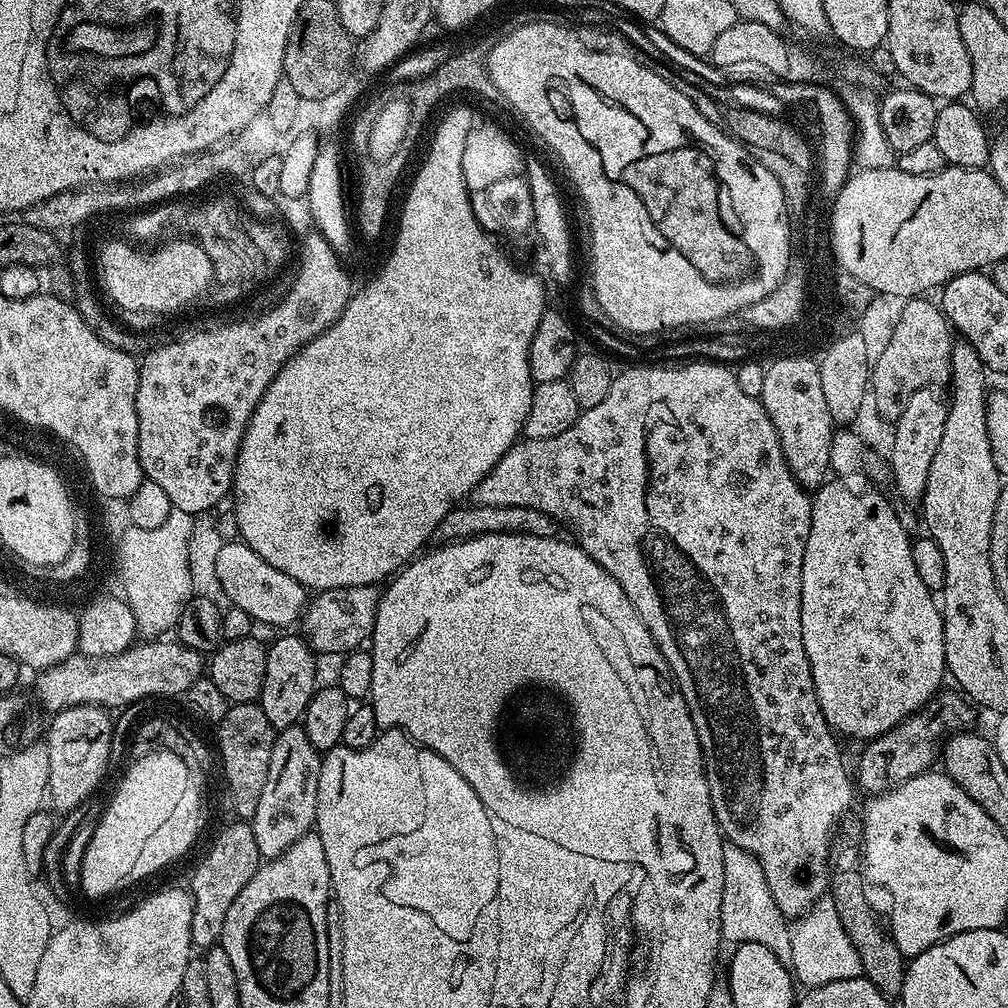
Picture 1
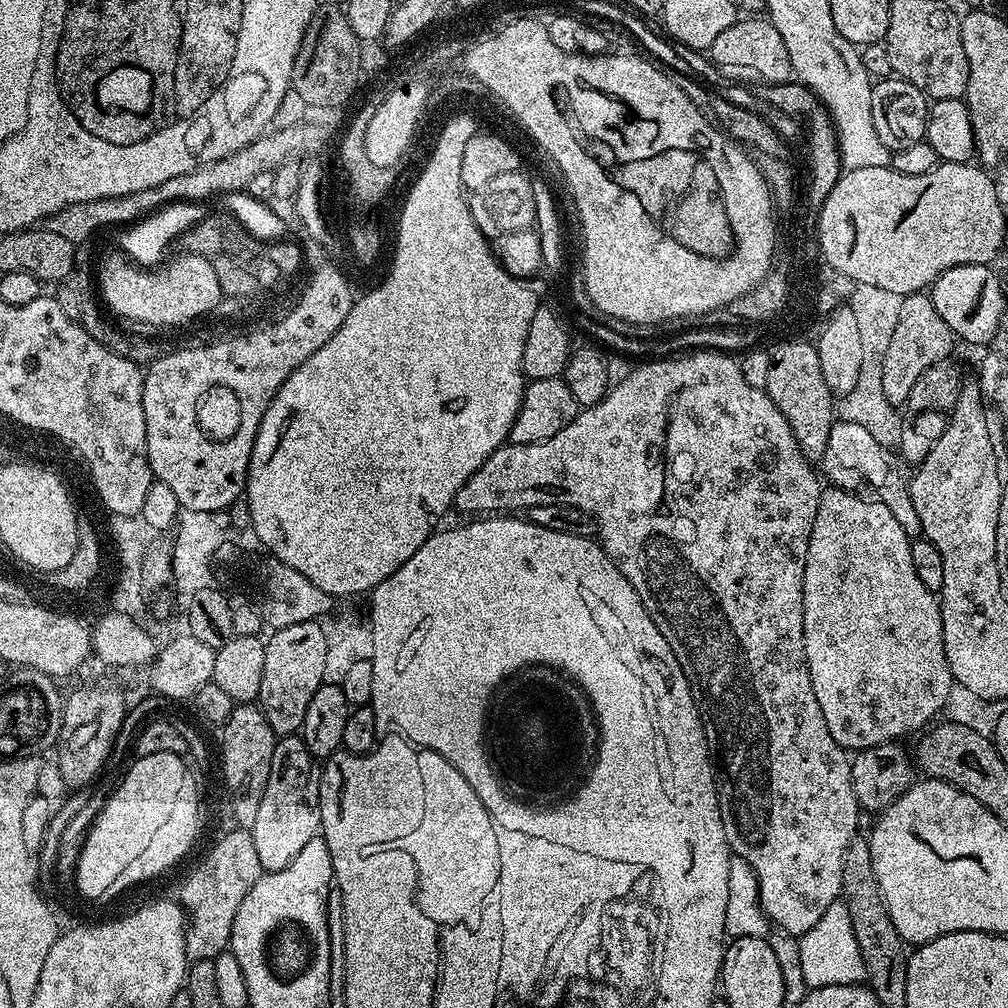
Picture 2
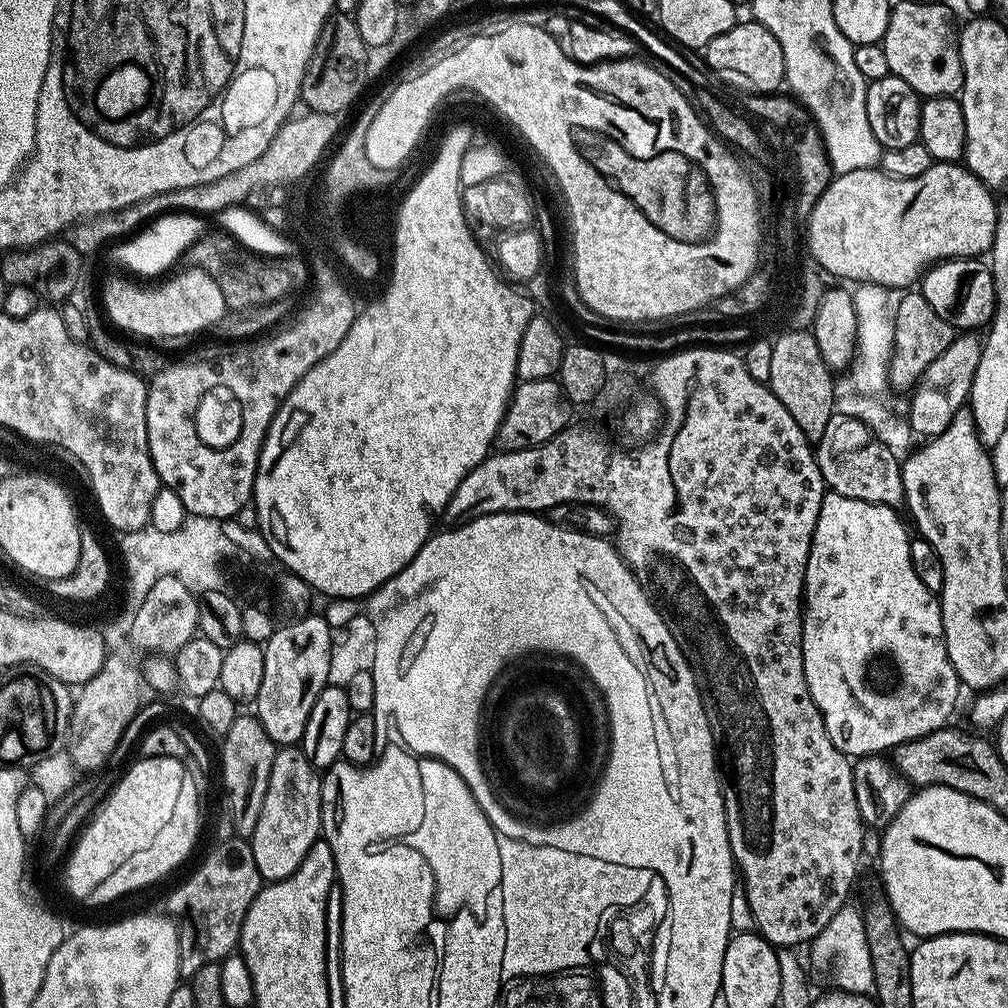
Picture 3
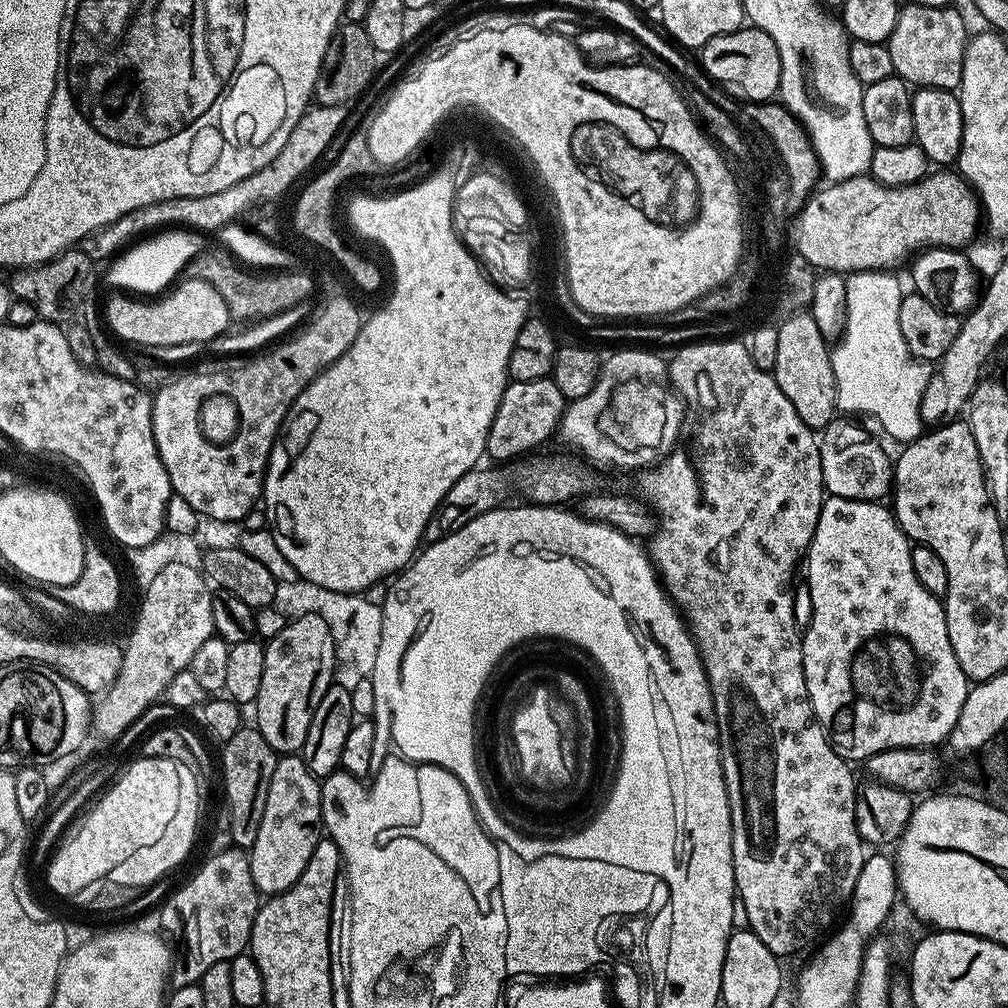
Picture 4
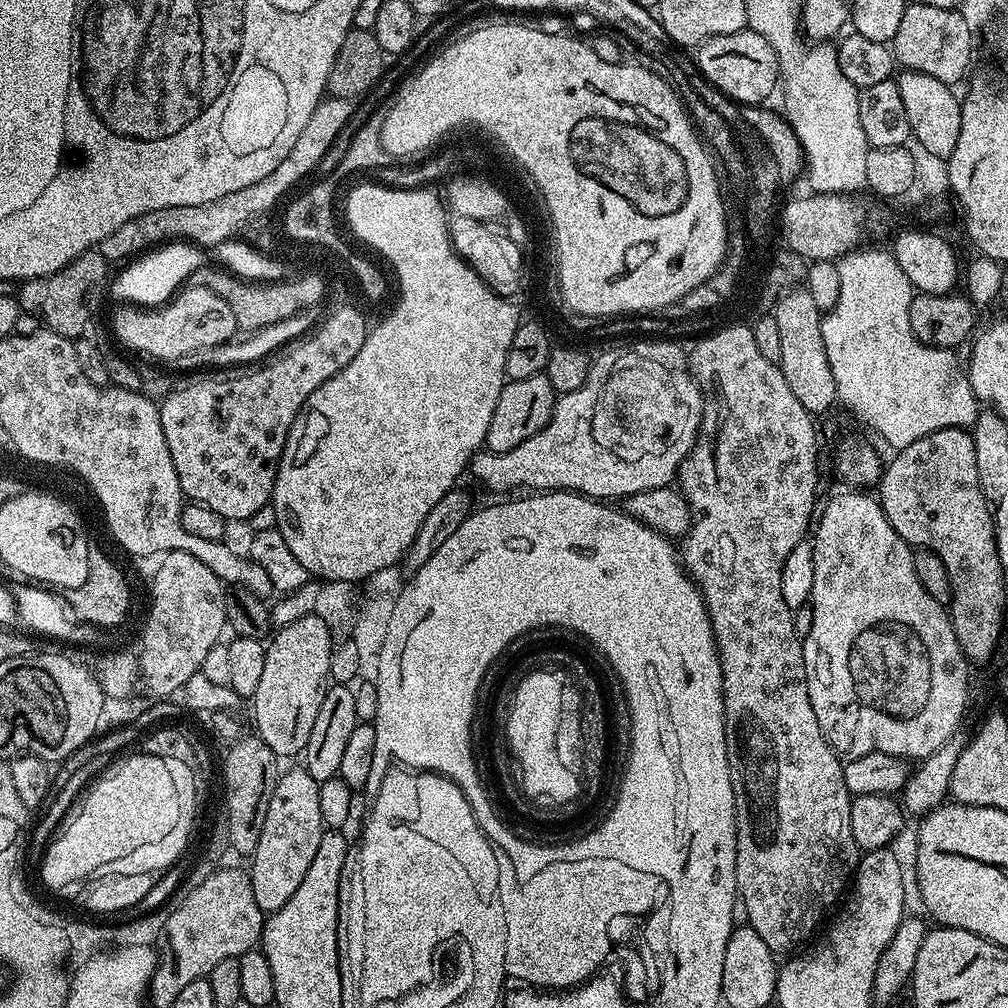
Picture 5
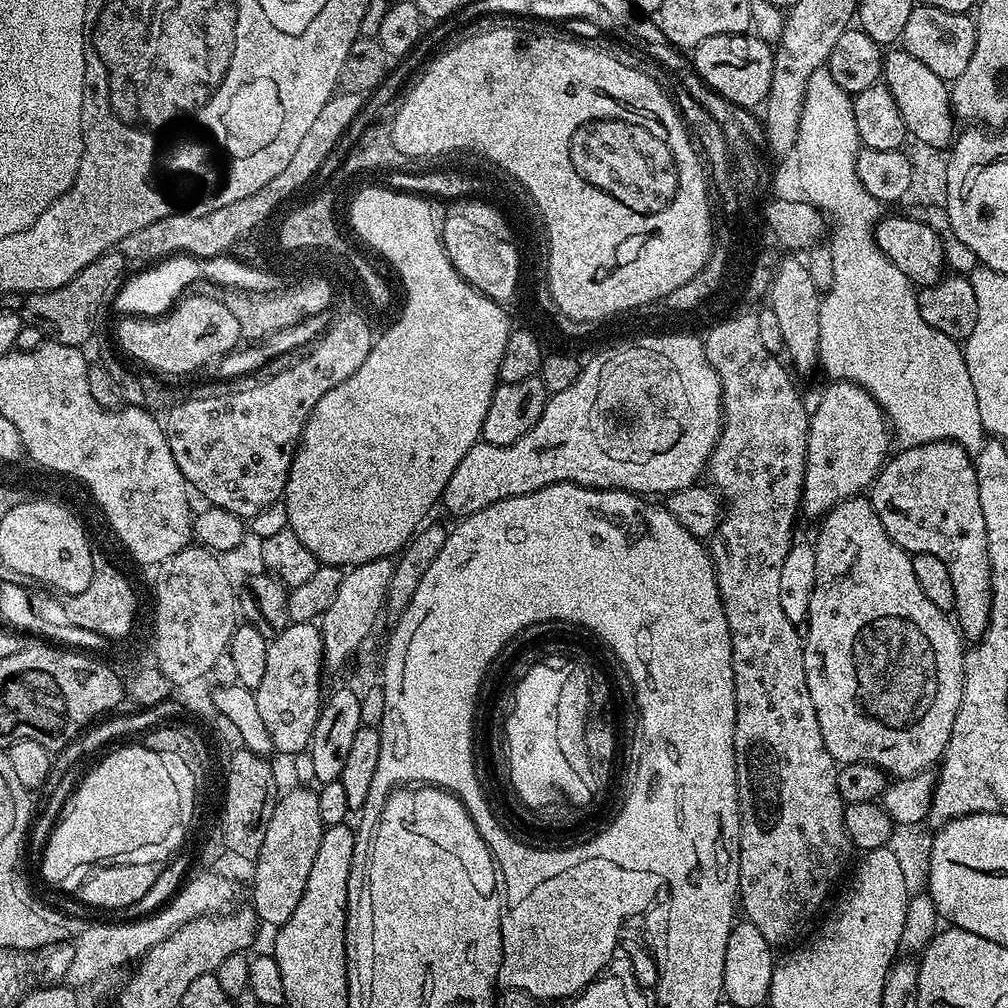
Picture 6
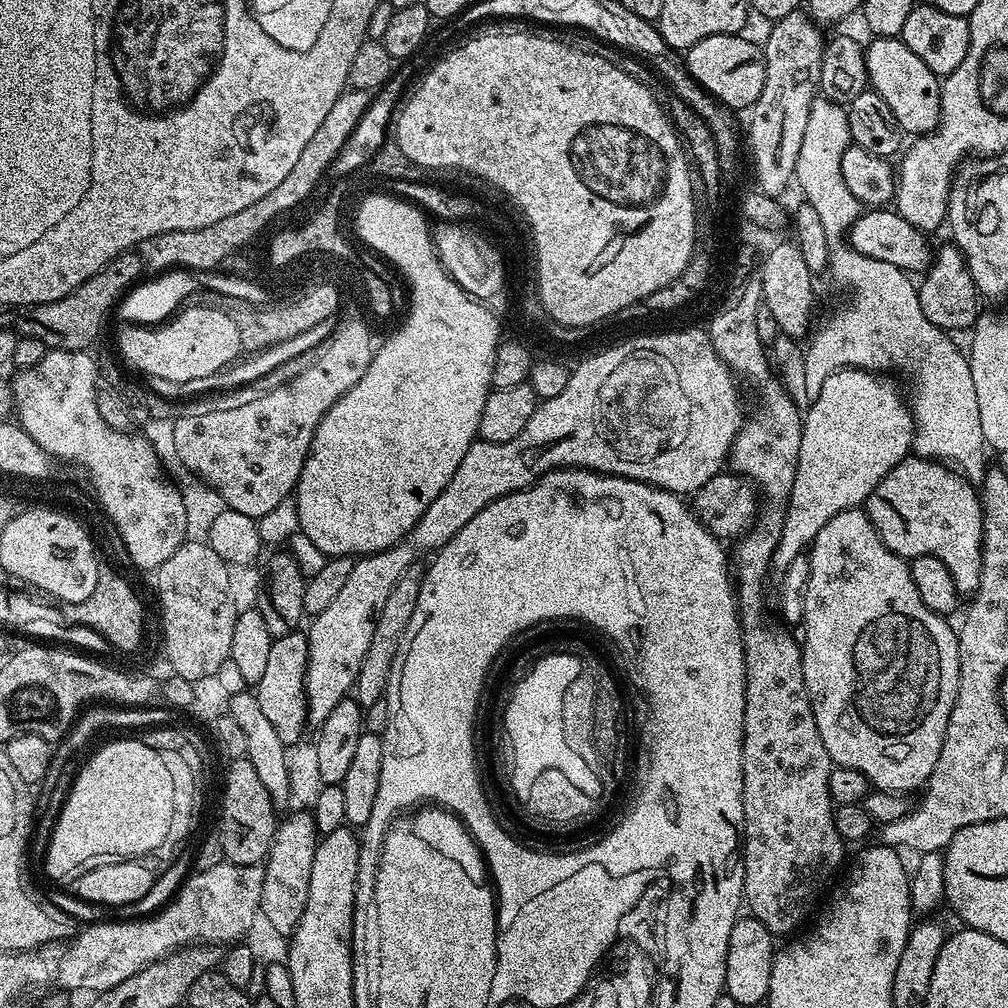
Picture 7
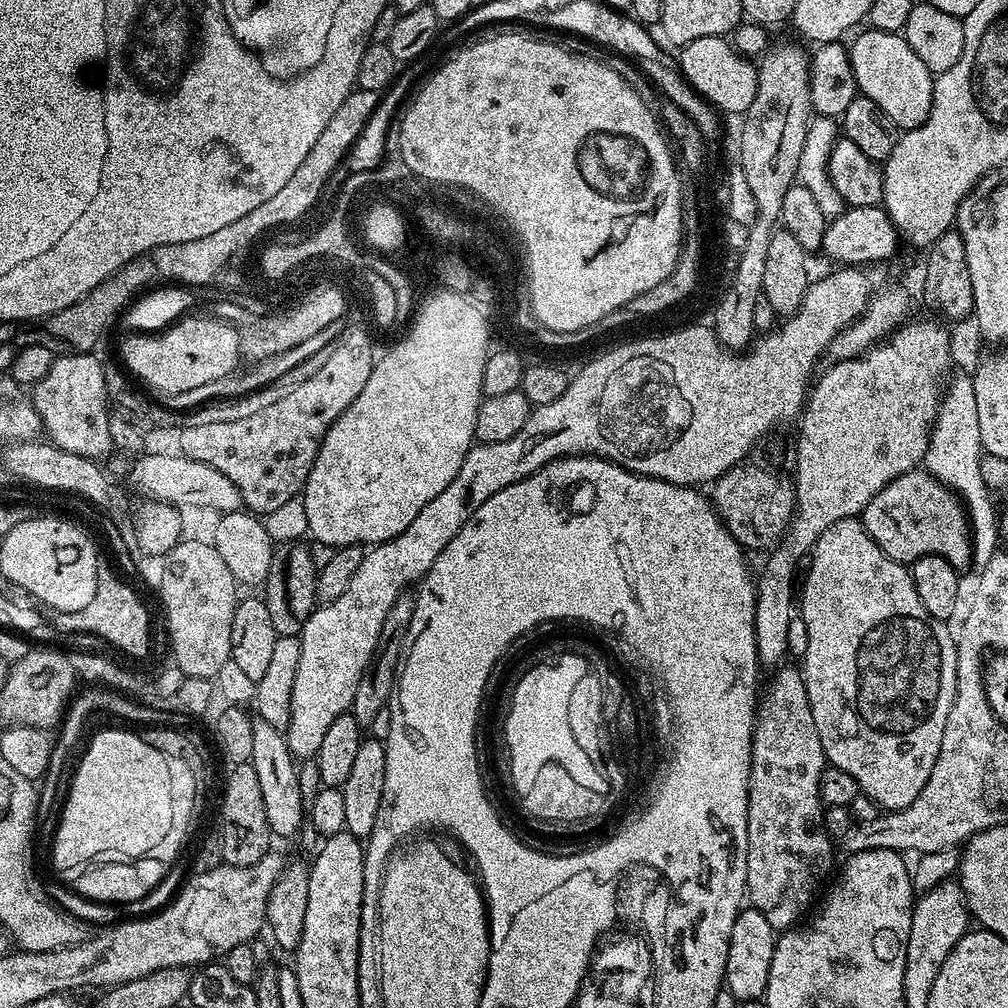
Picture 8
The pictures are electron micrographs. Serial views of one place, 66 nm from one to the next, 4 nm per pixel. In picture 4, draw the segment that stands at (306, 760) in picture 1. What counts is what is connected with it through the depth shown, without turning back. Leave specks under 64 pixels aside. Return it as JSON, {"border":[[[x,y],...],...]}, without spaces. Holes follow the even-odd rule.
{"border":[[[284,754],[277,759],[274,778],[270,778],[270,790],[266,794],[262,826],[258,826],[258,838],[248,852],[254,886],[265,897],[290,890],[294,882],[302,878],[302,870],[306,870],[306,862],[310,862],[310,854],[314,854],[314,846],[318,846],[322,838],[324,815],[320,786],[321,781],[306,766],[303,755]]]}

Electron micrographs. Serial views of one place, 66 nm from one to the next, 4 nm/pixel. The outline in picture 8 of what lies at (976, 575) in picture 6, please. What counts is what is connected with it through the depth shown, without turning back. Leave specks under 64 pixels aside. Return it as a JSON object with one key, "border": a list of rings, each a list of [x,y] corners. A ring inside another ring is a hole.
{"border":[[[913,470],[894,478],[864,508],[862,513],[864,529],[878,542],[878,546],[894,562],[910,566],[918,558],[923,556],[941,556],[950,562],[958,570],[967,569],[972,562],[972,537],[968,530],[968,513],[964,511],[963,504],[956,497],[955,492],[946,487],[942,482],[938,482],[931,474],[923,470]]]}

